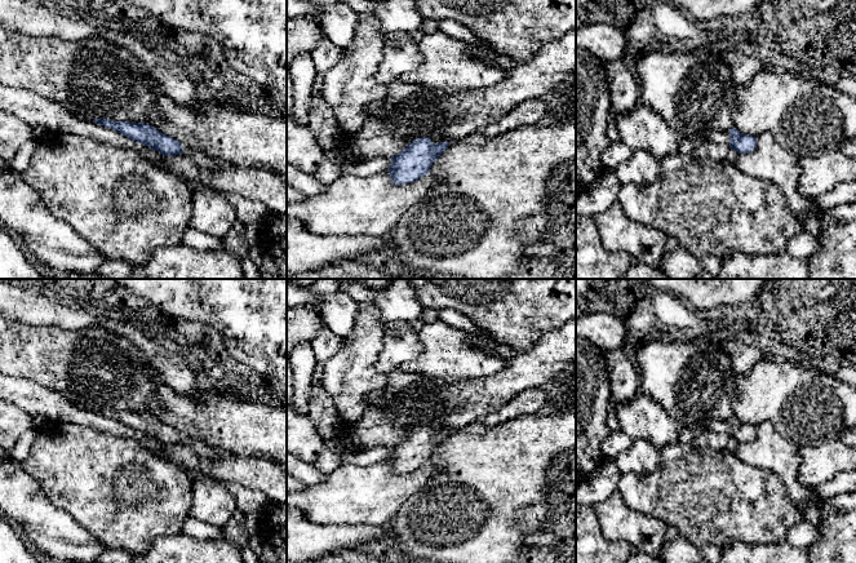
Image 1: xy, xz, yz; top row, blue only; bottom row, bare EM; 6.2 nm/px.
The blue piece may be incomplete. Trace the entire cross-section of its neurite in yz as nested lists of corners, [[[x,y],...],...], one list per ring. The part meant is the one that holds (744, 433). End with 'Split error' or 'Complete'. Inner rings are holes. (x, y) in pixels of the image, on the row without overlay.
[[[733,416],[726,421],[710,421],[704,430],[715,434],[728,434],[739,443],[753,442],[757,436],[757,426],[742,424]]]. Split error

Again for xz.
[[[435,420],[430,426],[412,430],[398,444],[390,447],[387,458],[394,474],[407,474],[429,464],[433,452],[448,438],[452,431],[445,431],[442,420]]]. Split error

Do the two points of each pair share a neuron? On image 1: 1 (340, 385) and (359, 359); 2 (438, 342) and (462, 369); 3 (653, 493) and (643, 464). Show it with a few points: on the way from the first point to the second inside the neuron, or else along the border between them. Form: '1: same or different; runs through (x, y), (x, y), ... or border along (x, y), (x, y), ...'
1: same; runs through (346, 378), (354, 366)
2: same; runs through (444, 349), (458, 363)
3: different; border along (660, 451), (657, 465), (652, 470), (622, 474)

